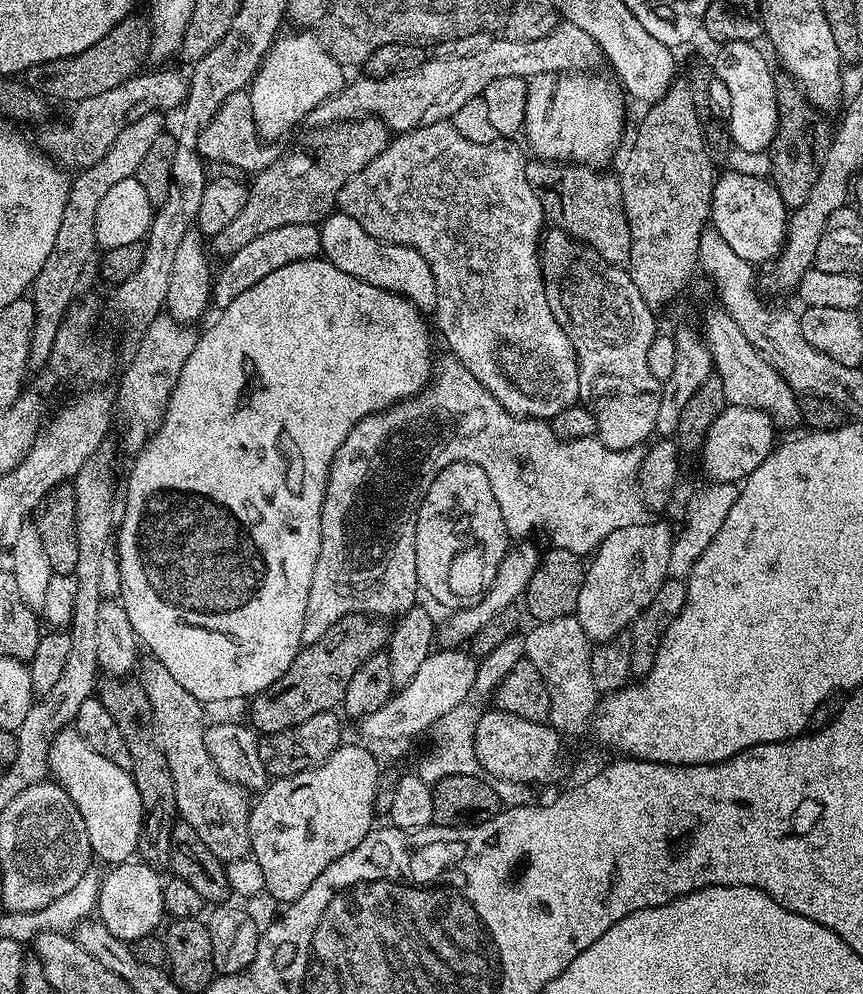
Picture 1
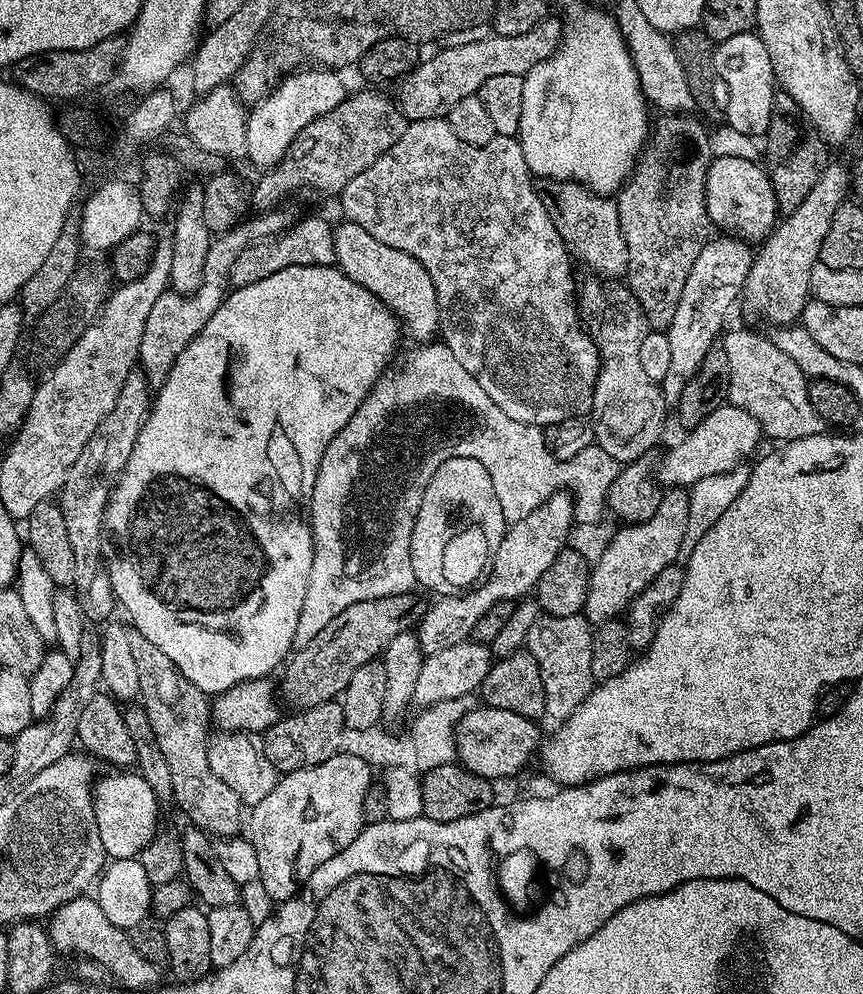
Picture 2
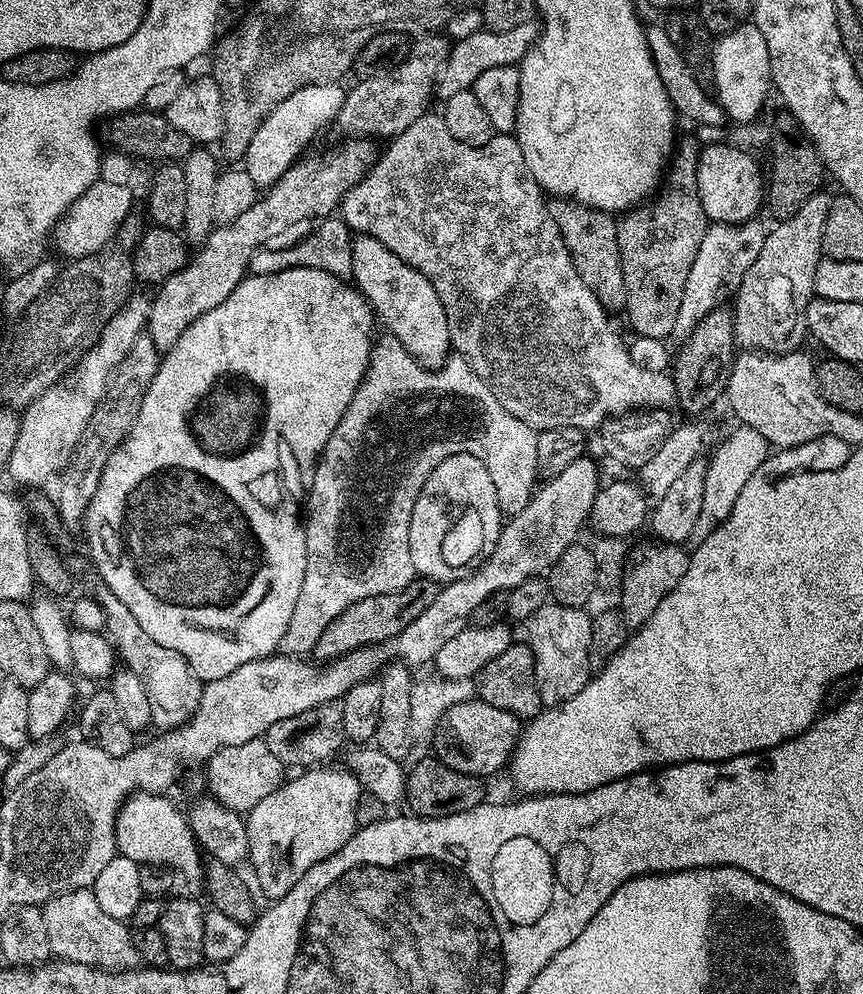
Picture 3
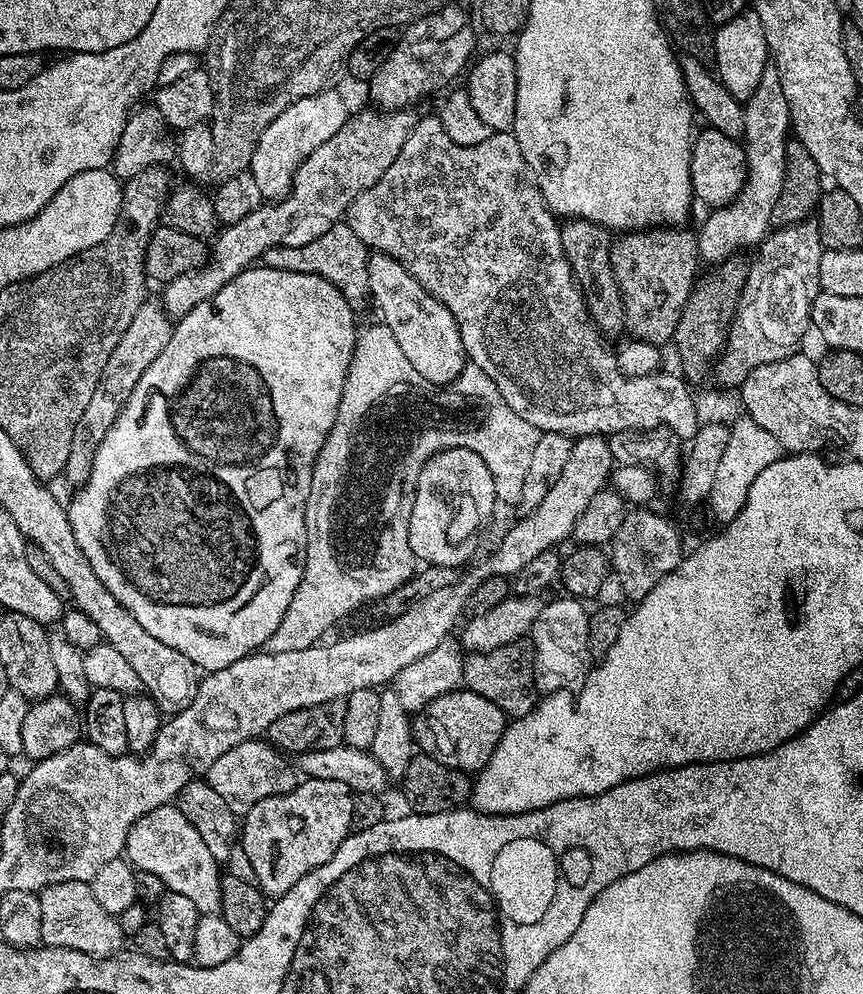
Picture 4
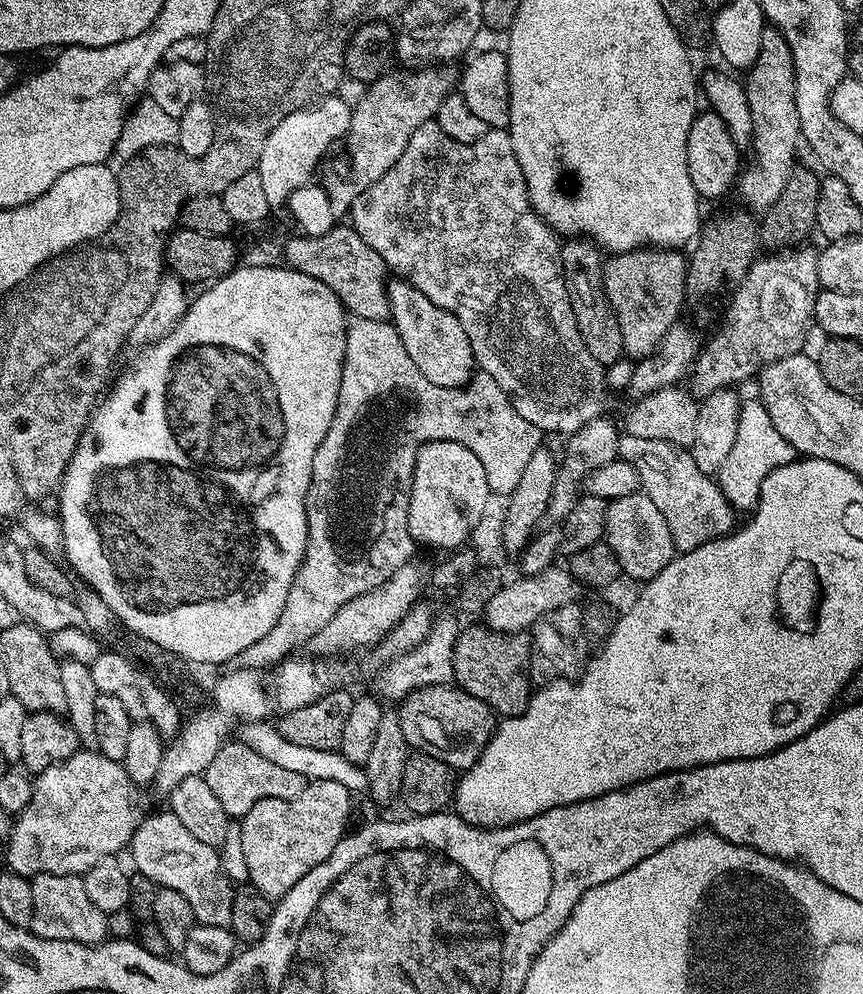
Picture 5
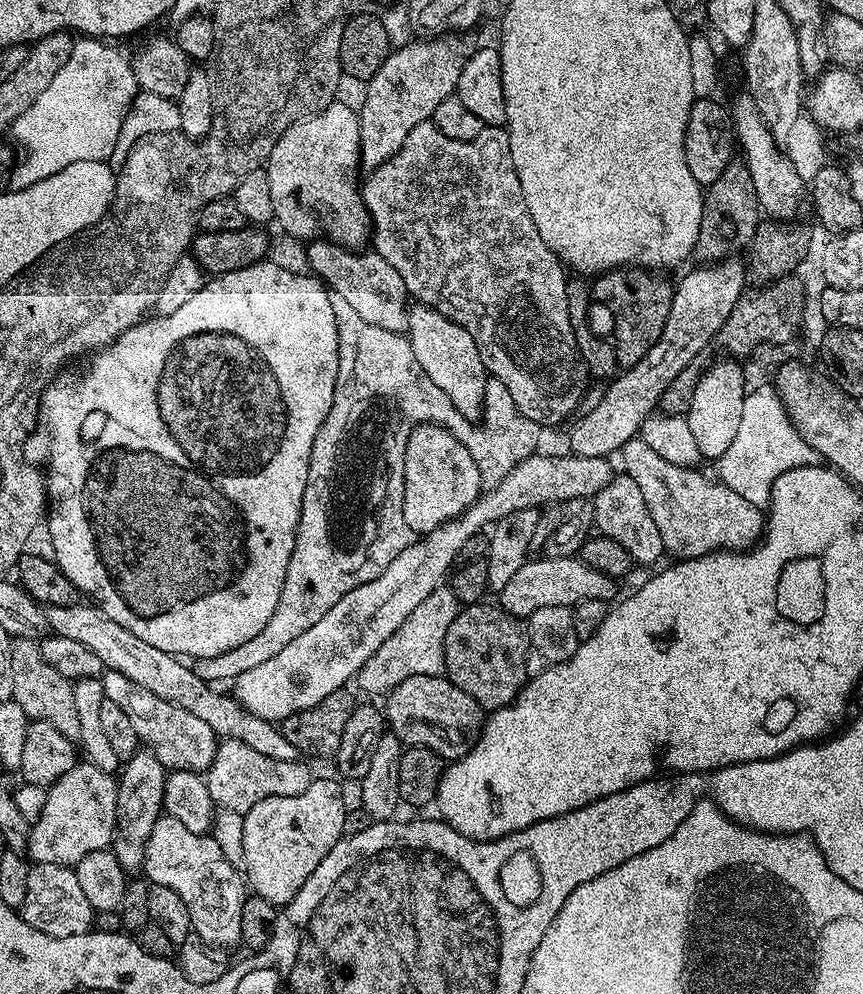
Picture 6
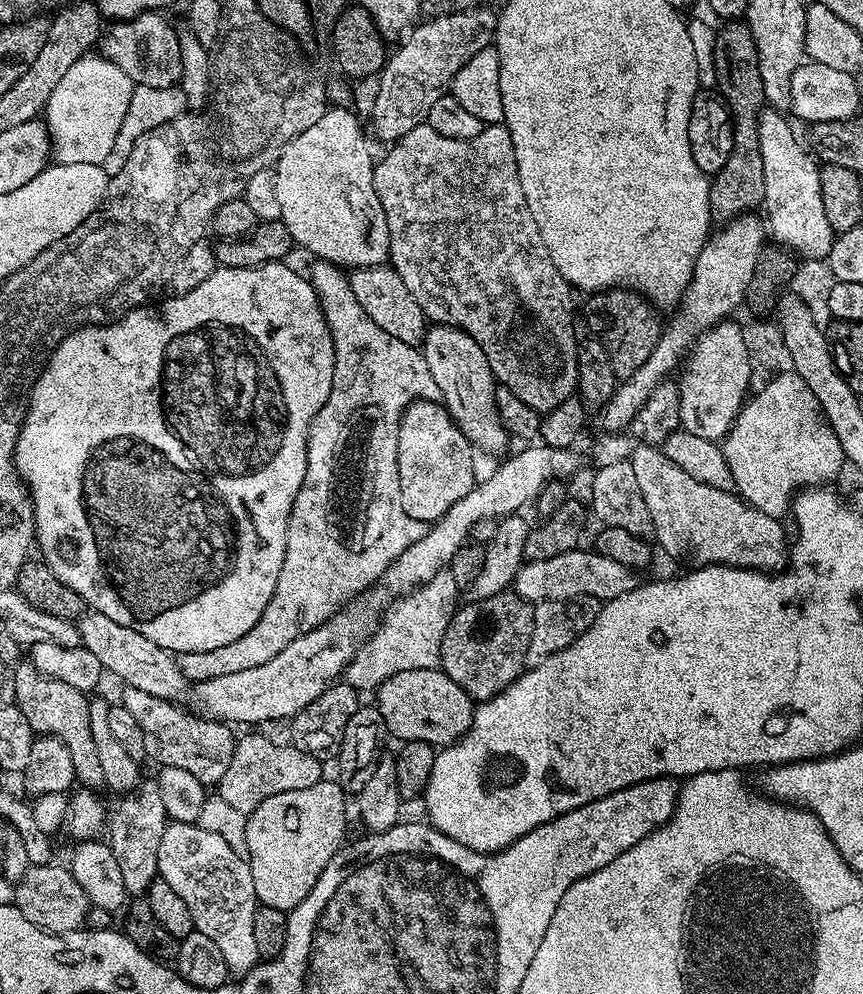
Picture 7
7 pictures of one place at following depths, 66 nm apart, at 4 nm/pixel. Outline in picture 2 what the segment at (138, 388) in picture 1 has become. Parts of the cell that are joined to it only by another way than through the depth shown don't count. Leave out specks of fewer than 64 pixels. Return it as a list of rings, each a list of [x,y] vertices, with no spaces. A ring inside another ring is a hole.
[[[284,211],[261,212],[253,215],[253,220],[245,219],[229,232],[219,233],[213,239],[210,250],[206,250],[206,266],[202,270],[200,285],[187,294],[171,290],[163,292],[158,302],[154,302],[154,307],[146,318],[146,330],[142,330],[142,346],[138,361],[149,385],[163,385],[174,362],[178,362],[178,354],[182,354],[182,350],[186,350],[186,346],[195,341],[198,333],[206,326],[206,322],[210,322],[214,310],[218,310],[218,306],[226,303],[230,291],[228,283],[230,270],[233,269],[238,254],[242,254],[242,250],[246,250],[255,240],[280,235],[293,223],[294,216]]]

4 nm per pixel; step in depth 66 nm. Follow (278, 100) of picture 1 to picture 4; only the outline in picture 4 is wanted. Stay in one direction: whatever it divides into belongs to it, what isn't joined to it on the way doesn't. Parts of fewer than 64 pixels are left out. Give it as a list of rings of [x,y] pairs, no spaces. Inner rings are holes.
[[[325,90],[313,96],[298,98],[298,102],[286,106],[286,110],[282,110],[282,114],[278,114],[278,118],[274,118],[266,130],[262,130],[252,155],[250,171],[254,182],[258,182],[258,190],[262,190],[265,201],[284,199],[298,166],[302,166],[310,153],[322,146],[322,142],[334,138],[334,134],[338,134],[338,130],[342,130],[348,121],[350,107],[338,93],[332,91]]]

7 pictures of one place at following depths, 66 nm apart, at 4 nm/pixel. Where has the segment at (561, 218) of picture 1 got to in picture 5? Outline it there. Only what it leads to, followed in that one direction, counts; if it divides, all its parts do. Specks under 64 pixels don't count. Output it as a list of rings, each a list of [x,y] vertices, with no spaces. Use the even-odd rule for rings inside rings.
[[[568,238],[560,246],[560,264],[564,268],[566,290],[570,294],[570,306],[574,306],[574,322],[578,322],[578,334],[586,342],[586,350],[602,366],[614,363],[624,356],[622,330],[618,330],[618,318],[606,298],[604,266],[601,249],[587,238]]]

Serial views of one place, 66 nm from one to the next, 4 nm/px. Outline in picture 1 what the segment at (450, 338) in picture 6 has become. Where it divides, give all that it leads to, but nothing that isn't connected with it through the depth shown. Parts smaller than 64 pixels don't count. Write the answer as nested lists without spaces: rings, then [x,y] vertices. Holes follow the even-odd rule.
[[[339,210],[329,212],[319,225],[319,230],[323,259],[338,266],[338,270],[362,282],[370,282],[370,286],[378,286],[387,292],[405,296],[412,305],[425,314],[435,309],[434,274],[430,270],[430,262],[426,262],[426,258],[422,258],[418,250],[401,244],[388,244],[384,240],[366,234],[366,230],[362,230],[362,226],[354,222],[354,218]]]

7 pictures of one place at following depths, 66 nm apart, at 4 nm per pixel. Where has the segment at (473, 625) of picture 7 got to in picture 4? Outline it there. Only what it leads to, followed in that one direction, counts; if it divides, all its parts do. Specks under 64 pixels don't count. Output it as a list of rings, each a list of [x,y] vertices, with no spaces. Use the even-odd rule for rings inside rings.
[[[527,639],[515,640],[498,650],[478,652],[463,661],[463,687],[474,694],[482,694],[486,702],[494,702],[505,717],[515,718],[530,714],[538,703],[538,693],[534,687],[534,658],[532,645]]]

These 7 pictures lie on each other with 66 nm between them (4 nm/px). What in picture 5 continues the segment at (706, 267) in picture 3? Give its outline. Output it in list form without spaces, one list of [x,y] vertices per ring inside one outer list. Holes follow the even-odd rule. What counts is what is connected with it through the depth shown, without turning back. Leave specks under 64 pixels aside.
[[[765,27],[762,46],[758,58],[754,58],[751,68],[747,69],[746,98],[750,102],[750,122],[752,123],[752,143],[750,153],[756,159],[756,168],[745,167],[738,177],[740,200],[745,209],[756,214],[767,212],[778,194],[786,190],[786,178],[797,167],[796,143],[801,143],[798,106],[794,102],[794,64],[790,58],[790,46],[784,35],[775,27]]]

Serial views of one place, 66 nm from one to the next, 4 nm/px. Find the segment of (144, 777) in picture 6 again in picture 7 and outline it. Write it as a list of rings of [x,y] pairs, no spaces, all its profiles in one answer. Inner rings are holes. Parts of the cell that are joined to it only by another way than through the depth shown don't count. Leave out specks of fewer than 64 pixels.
[[[144,778],[137,784],[136,790],[123,797],[116,809],[111,809],[106,820],[106,843],[118,862],[118,871],[122,874],[122,886],[127,895],[140,898],[145,895],[150,882],[158,879],[158,842],[166,827],[166,817],[155,779]]]

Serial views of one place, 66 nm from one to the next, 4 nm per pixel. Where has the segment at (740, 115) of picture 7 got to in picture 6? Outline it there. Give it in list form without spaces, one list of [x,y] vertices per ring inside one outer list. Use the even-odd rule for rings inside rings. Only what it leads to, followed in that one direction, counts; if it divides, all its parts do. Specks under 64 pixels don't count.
[[[733,158],[718,174],[713,184],[707,185],[702,206],[702,226],[698,226],[698,242],[695,259],[700,262],[715,262],[729,259],[739,250],[747,249],[754,238],[754,230],[760,225],[762,209],[754,190],[754,178],[743,159]]]

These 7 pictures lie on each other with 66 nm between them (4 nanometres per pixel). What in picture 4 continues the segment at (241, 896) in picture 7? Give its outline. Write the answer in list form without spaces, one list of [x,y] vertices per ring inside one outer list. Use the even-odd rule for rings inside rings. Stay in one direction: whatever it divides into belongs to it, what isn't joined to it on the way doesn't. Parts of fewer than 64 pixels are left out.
[[[164,804],[158,810],[150,810],[150,814],[138,818],[128,835],[126,859],[137,873],[162,878],[167,891],[186,894],[201,916],[219,913],[222,902],[221,865],[178,807]]]

